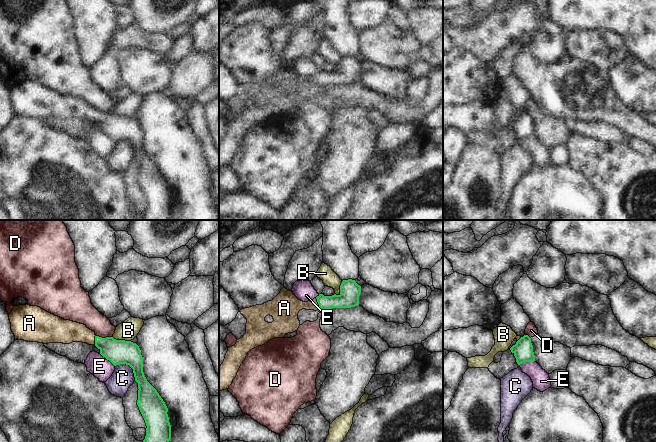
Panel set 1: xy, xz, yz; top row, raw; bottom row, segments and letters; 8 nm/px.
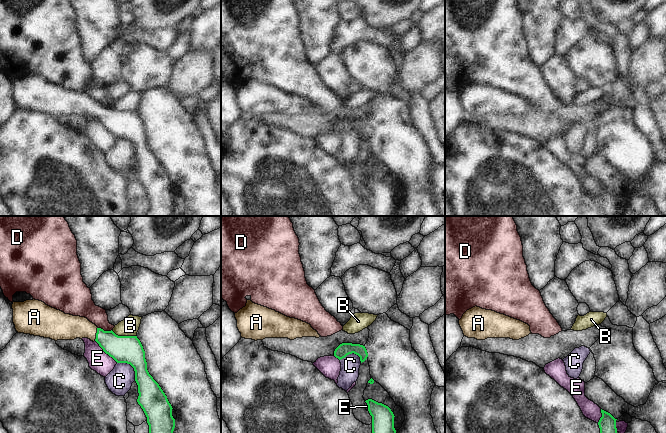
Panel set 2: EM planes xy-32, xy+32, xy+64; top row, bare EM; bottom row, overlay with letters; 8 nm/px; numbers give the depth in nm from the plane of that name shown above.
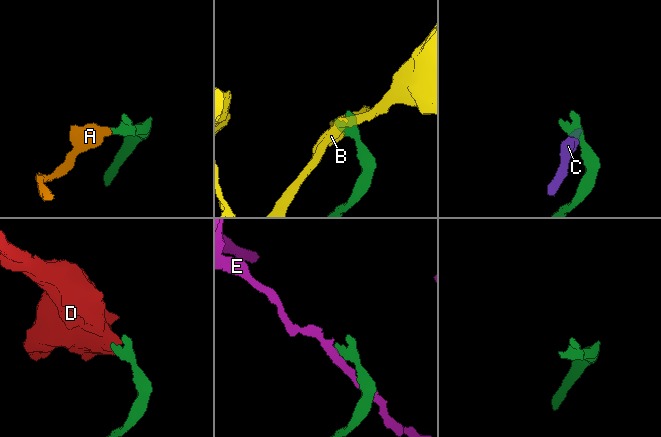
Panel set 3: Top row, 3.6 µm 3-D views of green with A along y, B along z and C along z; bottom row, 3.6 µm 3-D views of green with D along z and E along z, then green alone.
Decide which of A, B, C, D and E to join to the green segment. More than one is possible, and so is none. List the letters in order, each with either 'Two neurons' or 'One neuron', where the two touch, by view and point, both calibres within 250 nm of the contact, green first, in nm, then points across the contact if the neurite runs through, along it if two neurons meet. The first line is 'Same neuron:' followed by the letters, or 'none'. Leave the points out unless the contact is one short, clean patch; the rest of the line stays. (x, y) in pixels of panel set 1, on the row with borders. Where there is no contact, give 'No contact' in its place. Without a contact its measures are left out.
Same neuron: A
A: One neuron. Touches green at xz (318, 303). Thickness 150 nm (green) against 200 nm. Path across: xz (348, 297), (342, 301), (318, 303), (287, 306)
B: Two neurons. Touches green at xy (121, 340). Thickness 190 nm (green) against 160 nm. Boundary: xy (112, 336), (118, 340), (130, 341)
C: Two neurons. Touches green at xy (129, 365). Thickness 190 nm (green) against 180 nm. Boundary: xy (115, 365), (127, 364), (132, 369), (135, 380)
D: Two neurons. Touches green at xy (104, 338). Thickness 190 nm (green) against 170 nm. Boundary: xy (96, 335), (111, 337)
E: Two neurons. Touches green at yz (526, 361). Thickness 160 nm (green) against 140 nm.

